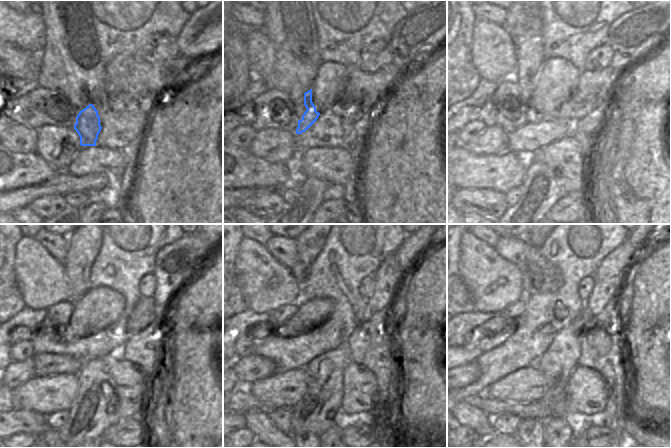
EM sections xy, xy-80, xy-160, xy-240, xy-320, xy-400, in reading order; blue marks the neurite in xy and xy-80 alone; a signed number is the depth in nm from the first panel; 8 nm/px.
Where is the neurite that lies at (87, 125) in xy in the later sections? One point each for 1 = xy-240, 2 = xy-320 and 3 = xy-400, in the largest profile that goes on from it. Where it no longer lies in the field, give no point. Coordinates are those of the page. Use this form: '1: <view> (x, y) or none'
1: xy-240 (84, 244)
2: xy-320 (308, 244)
3: xy-400 (536, 244)

